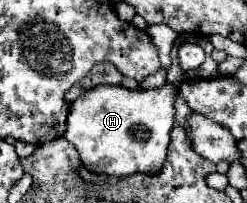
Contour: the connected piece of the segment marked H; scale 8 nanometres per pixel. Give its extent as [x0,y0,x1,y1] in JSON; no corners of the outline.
[64,85,174,177]

